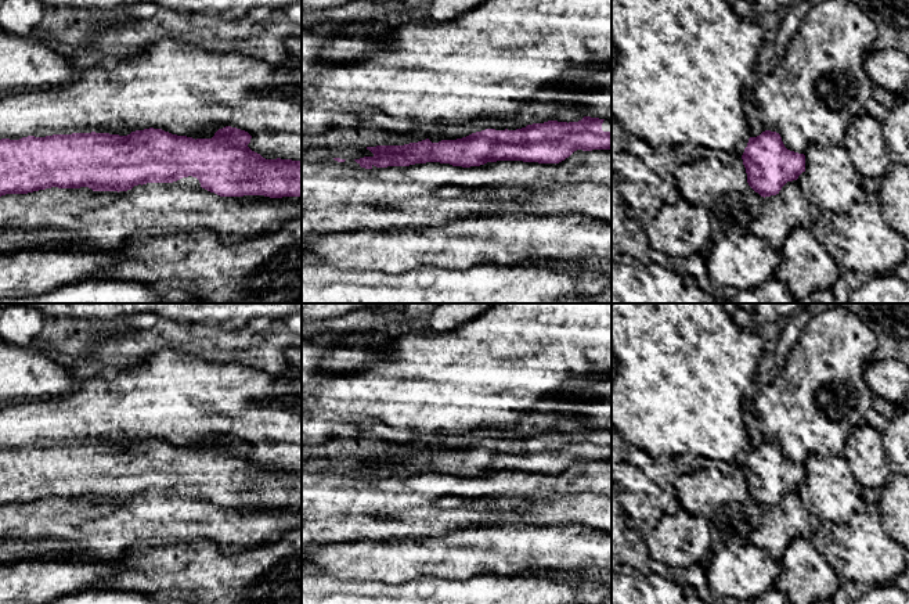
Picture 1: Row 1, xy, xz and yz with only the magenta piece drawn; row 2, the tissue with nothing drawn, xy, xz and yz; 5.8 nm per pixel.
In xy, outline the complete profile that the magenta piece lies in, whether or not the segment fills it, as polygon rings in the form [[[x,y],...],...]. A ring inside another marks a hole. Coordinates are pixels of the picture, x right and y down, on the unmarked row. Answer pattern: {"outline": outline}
{"outline": [[[226,436],[212,449],[177,446],[162,439],[144,439],[127,446],[109,443],[72,443],[46,447],[28,446],[19,450],[0,450],[0,507],[28,504],[51,497],[80,499],[93,501],[127,501],[147,493],[173,493],[183,488],[196,488],[201,497],[220,507],[264,506],[270,508],[302,507],[302,471],[266,470],[248,454],[252,446],[241,439]]]}

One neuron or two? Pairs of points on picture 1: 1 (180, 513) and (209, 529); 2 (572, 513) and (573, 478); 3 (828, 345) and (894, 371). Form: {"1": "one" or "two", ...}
{"1": "one", "2": "two", "3": "two"}

